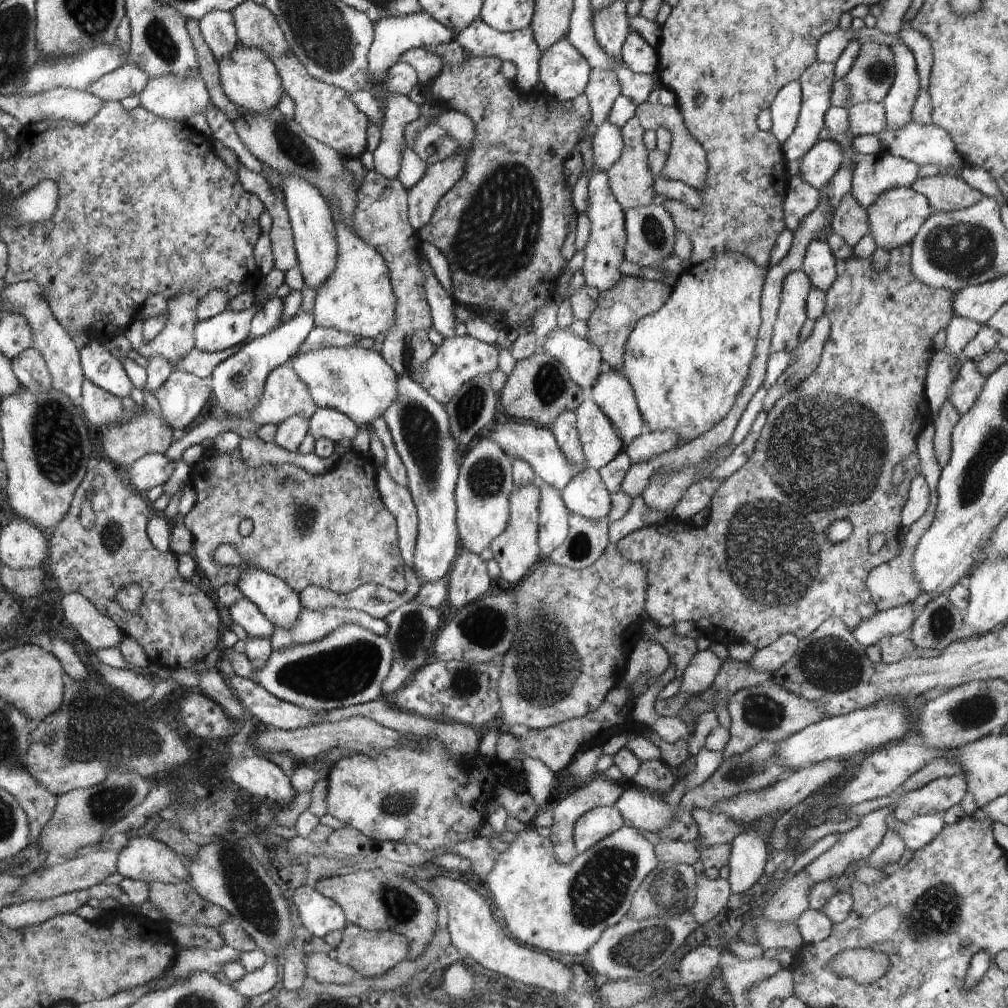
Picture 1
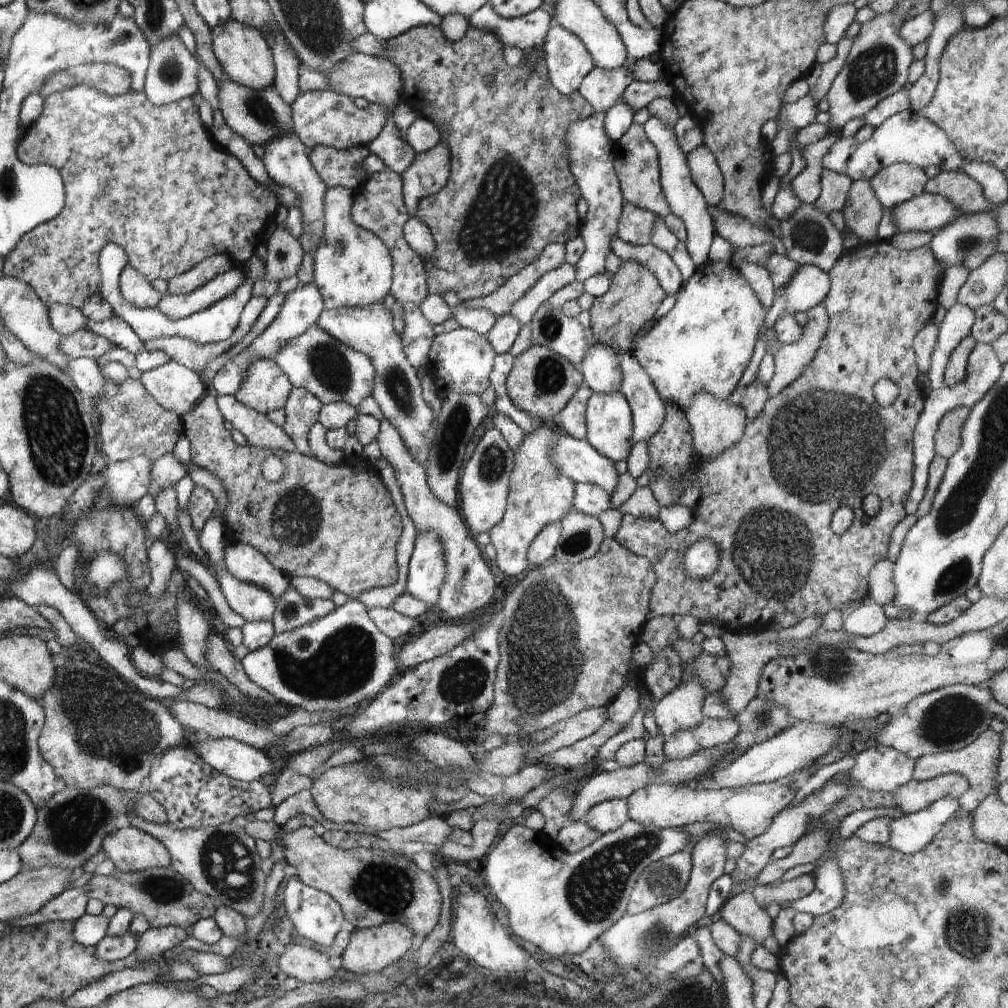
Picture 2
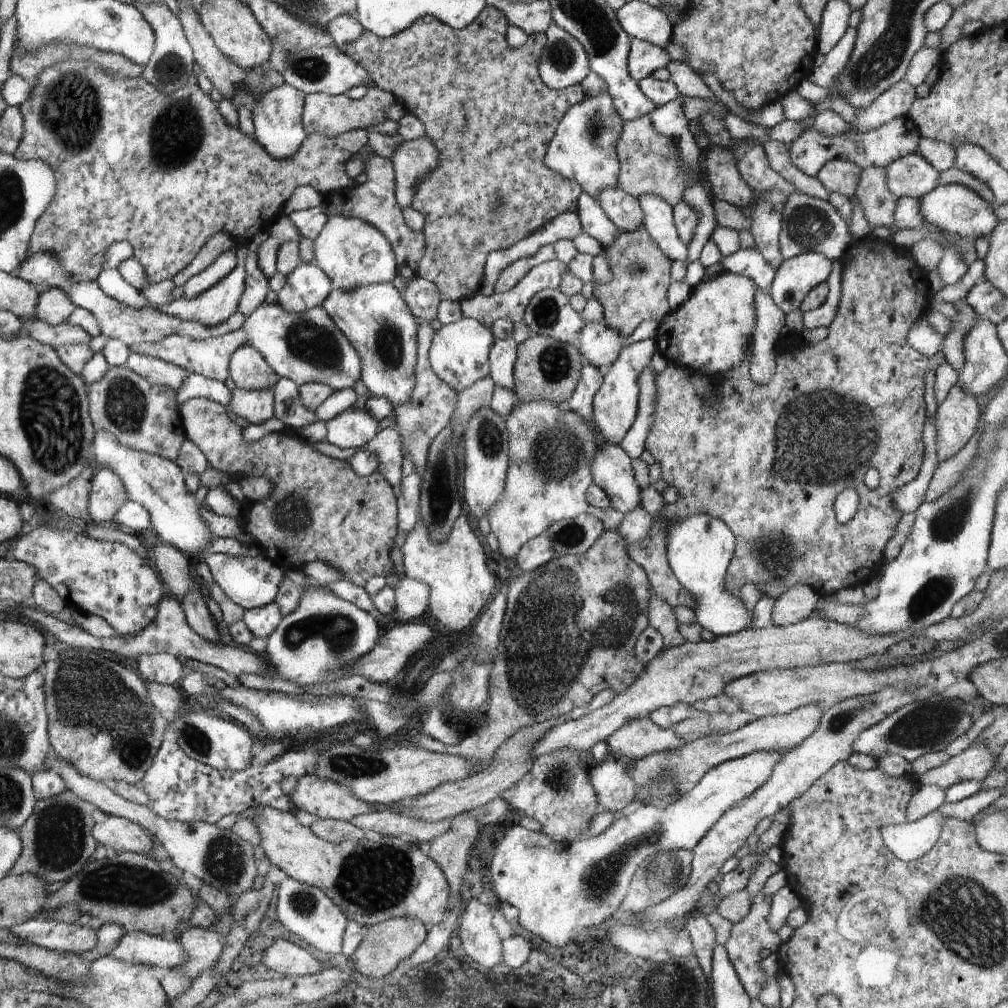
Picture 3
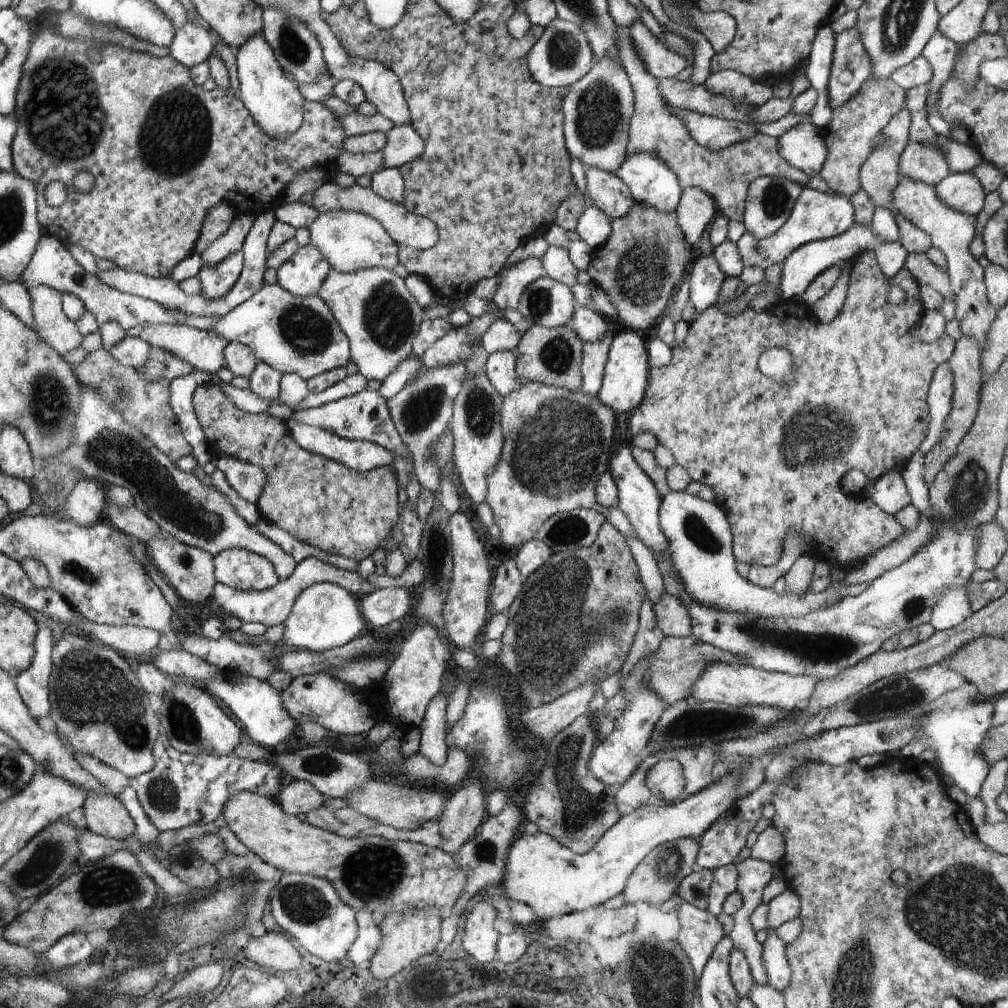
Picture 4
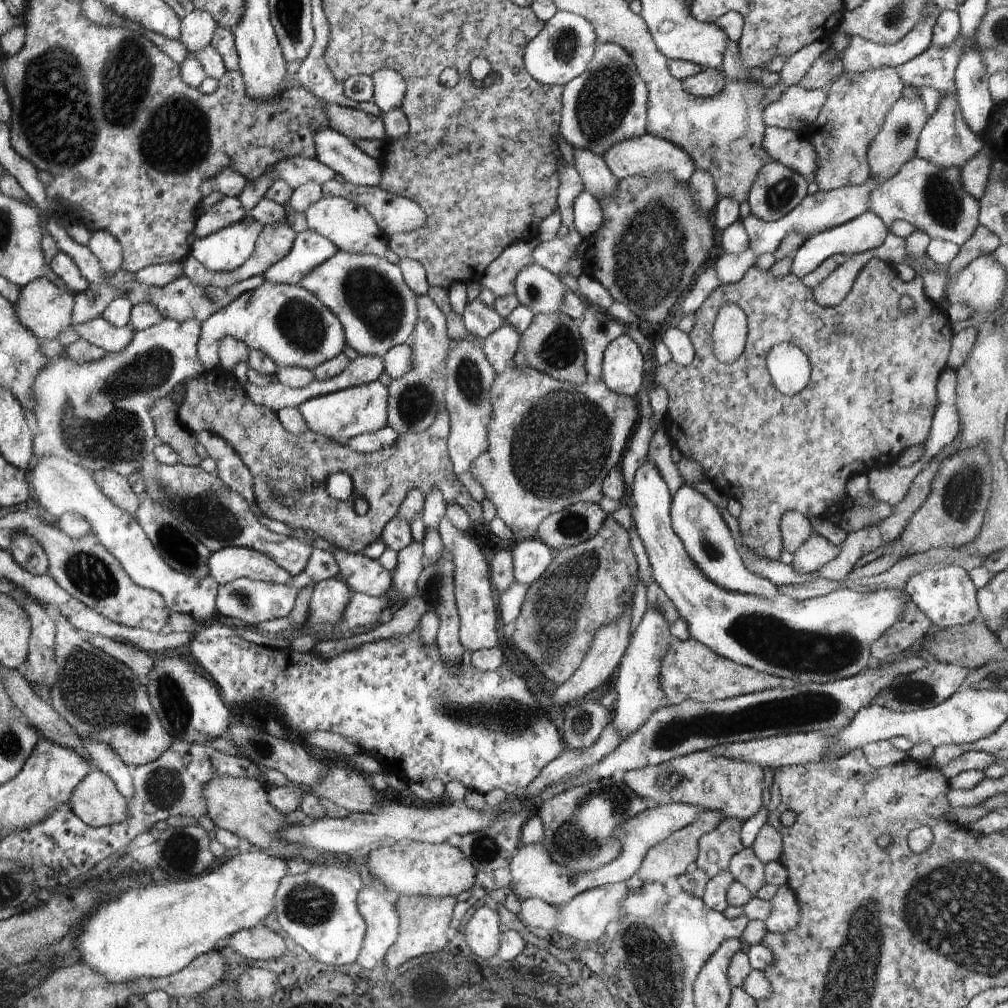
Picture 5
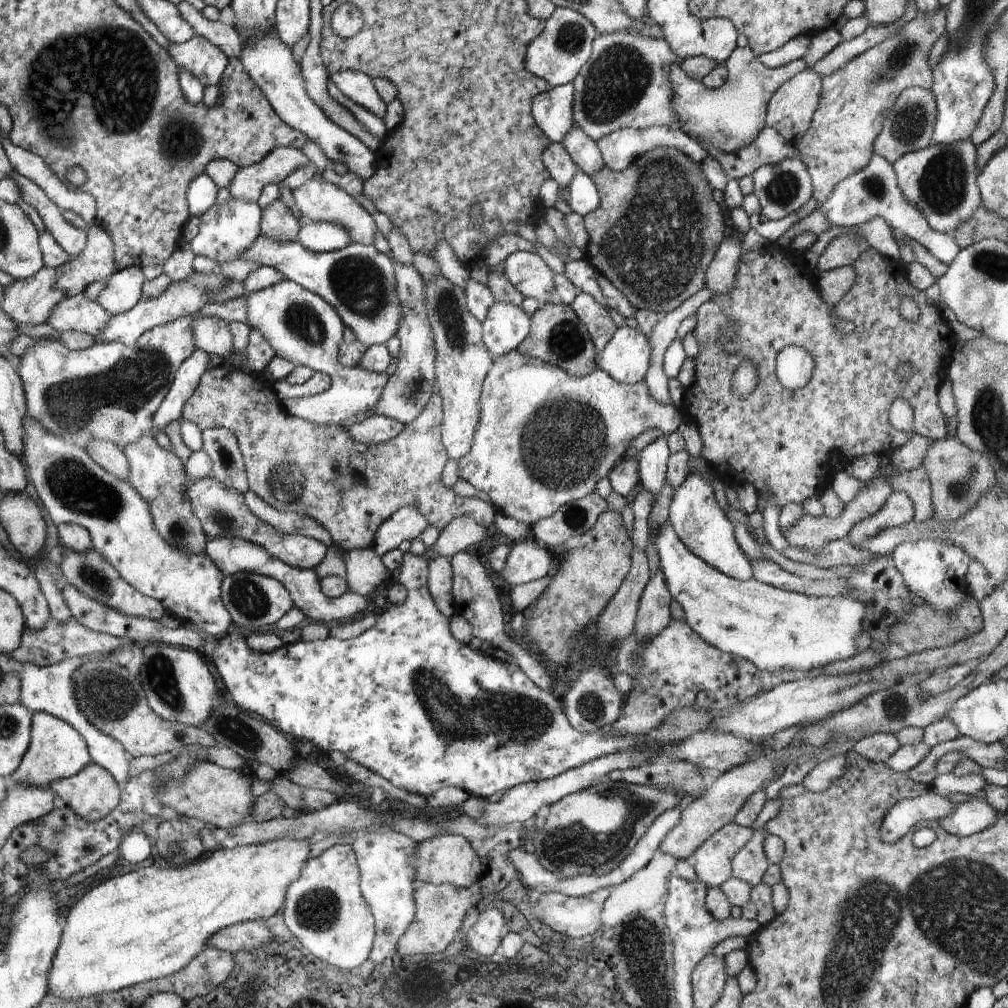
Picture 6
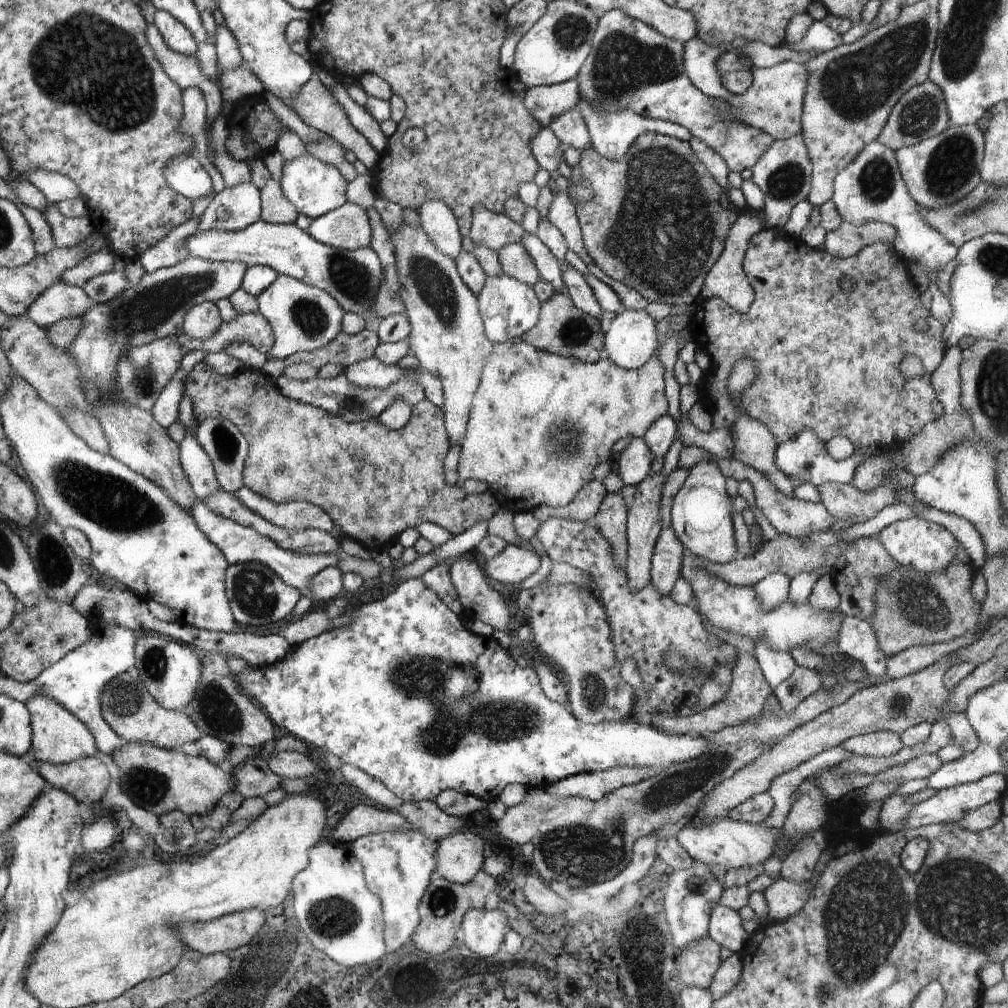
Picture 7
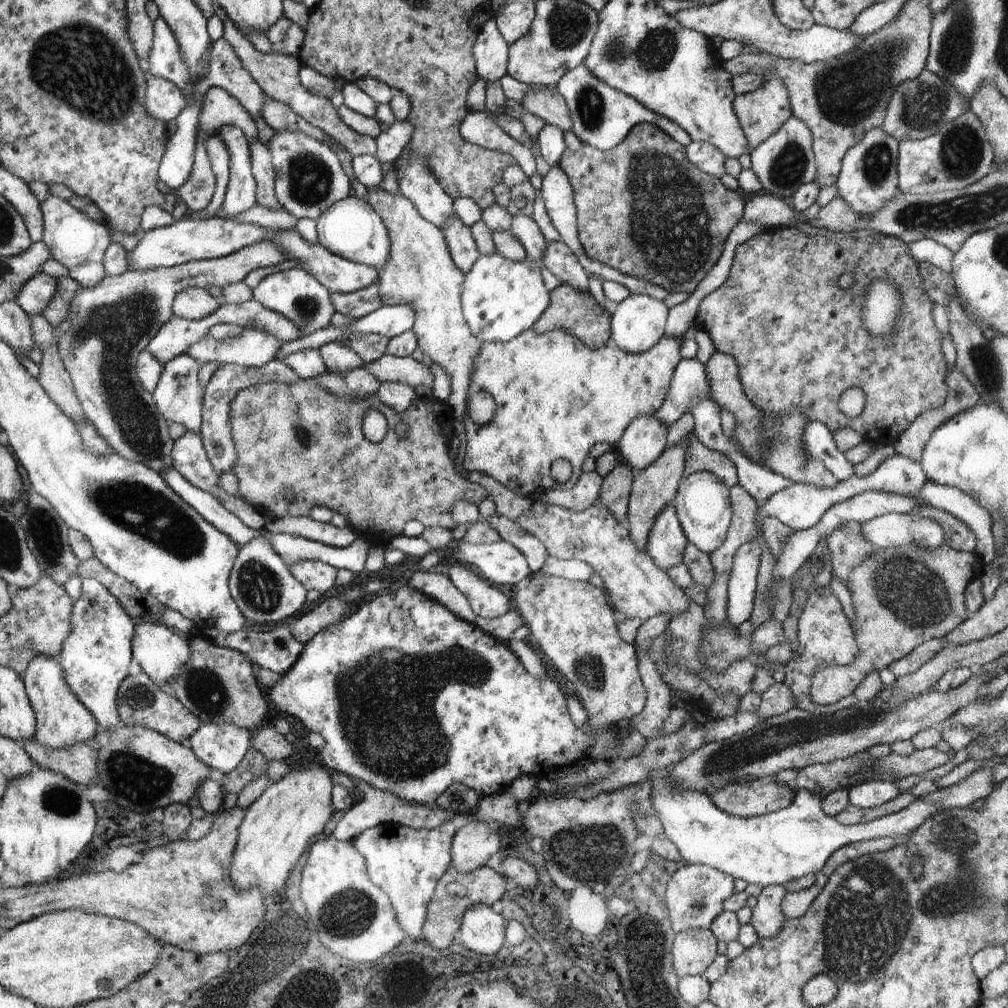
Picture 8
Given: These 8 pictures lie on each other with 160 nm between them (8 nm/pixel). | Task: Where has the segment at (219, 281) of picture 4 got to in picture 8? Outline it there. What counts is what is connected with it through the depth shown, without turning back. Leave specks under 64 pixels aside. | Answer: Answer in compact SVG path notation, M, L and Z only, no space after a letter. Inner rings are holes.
M234 125L216 130L230 152L230 174L221 213L230 219L250 210L257 204L256 181L251 169L249 142L244 132Z

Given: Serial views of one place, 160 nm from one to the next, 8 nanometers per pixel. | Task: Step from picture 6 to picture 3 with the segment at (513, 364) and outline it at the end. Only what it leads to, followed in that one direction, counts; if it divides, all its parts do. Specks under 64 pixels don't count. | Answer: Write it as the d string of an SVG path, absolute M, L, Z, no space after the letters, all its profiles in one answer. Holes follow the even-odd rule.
M532 401L518 402L505 423L509 432L509 470L500 500L485 515L499 542L499 551L506 558L516 557L525 542L541 535L551 524L573 519L582 513L601 520L605 531L618 532L625 516L616 509L597 509L587 501L587 490L593 484L590 465L600 442L593 422L589 423L568 410L562 411L553 401Z

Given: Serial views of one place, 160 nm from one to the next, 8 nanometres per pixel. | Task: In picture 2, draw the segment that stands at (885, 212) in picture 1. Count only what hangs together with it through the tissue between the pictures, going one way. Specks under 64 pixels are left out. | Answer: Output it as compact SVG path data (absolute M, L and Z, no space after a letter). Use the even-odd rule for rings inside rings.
M926 191L894 205L890 210L896 233L906 234L910 231L932 232L967 215L956 212L953 204L944 197Z

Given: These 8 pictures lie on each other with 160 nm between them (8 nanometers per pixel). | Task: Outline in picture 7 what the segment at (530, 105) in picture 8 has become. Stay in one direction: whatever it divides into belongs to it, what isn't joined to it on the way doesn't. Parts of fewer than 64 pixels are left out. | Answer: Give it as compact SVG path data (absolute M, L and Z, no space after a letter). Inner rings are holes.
M578 109L558 115L548 128L556 135L564 148L572 147L580 152L593 148L584 117Z

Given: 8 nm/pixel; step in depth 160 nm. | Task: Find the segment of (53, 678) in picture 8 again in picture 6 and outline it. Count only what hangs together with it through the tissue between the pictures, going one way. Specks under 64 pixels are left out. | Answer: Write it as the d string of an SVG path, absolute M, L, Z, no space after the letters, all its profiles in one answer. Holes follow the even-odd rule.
M33 713L31 726L31 743L22 757L20 766L7 779L8 784L49 788L52 781L67 779L78 774L91 763L85 740L62 719L48 713Z

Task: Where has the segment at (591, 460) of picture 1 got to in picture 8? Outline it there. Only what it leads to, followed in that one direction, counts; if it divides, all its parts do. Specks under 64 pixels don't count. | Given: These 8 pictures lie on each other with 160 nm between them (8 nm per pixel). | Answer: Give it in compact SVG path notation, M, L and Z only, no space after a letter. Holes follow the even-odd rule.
M631 294L625 301L618 303L616 311L611 316L610 343L614 343L628 354L642 354L650 350L664 337L668 313L669 308L664 301L659 301L650 295Z

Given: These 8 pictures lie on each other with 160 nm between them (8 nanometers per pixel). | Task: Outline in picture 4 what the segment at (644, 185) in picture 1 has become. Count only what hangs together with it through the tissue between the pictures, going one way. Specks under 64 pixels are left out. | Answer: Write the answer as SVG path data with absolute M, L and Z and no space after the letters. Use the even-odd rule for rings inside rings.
M617 26L616 30L621 66L628 75L635 96L635 111L630 121L626 158L641 152L658 157L674 172L682 190L690 187L703 190L715 200L715 204L730 221L743 222L747 190L754 179L778 177L795 182L804 189L808 187L811 178L782 158L778 138L760 134L716 152L702 148L688 134L682 119L669 110L672 106L665 102L657 87L659 79L646 72L641 59L634 52L629 29Z

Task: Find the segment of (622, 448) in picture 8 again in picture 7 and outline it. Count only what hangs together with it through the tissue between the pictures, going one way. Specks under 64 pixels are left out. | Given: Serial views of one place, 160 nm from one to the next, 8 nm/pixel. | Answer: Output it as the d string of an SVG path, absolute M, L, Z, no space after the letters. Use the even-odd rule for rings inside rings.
M632 438L632 442L621 452L618 460L618 474L624 486L640 484L648 475L654 458L642 439Z

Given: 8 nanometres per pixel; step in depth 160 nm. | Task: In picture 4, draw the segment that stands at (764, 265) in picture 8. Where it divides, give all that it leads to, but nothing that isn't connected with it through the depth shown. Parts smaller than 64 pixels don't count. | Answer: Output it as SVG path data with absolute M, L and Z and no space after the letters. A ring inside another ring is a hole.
M864 251L852 260L847 295L840 314L828 324L820 324L808 306L802 302L782 301L765 311L755 311L749 306L741 313L728 316L718 310L716 306L703 310L701 314L689 323L689 329L684 342L671 348L672 359L664 367L649 367L649 379L642 402L634 409L630 418L630 432L633 436L650 432L656 436L658 444L672 452L676 465L682 466L688 471L691 480L697 480L712 488L713 501L721 506L728 517L733 532L733 553L738 563L757 567L774 567L782 558L785 545L785 536L788 531L795 531L815 549L811 554L817 560L826 561L831 572L834 568L845 570L845 574L857 569L866 557L872 556L881 548L898 540L904 533L904 527L895 519L895 515L889 515L871 499L875 482L886 473L900 473L909 461L909 458L919 450L922 441L927 435L930 426L927 394L934 371L942 363L952 356L955 349L955 340L944 333L936 342L926 344L918 340L911 333L912 327L920 320L925 307L920 300L919 282L904 267L892 278L888 278L878 265L874 251ZM898 284L905 290L904 302L891 304L888 301L888 291L892 285ZM766 349L786 349L791 354L794 365L798 365L801 377L797 382L796 390L793 386L782 381L774 381L773 378L762 374L759 369L759 356ZM852 469L858 469L867 476L867 485L860 496L848 496L842 492L839 482L841 478Z

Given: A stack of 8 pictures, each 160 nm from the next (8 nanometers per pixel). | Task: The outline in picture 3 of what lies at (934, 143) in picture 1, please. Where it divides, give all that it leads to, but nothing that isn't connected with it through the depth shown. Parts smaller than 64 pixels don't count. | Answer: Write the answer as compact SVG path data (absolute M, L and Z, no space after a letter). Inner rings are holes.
M906 114L887 122L881 127L865 133L843 134L827 137L818 131L809 130L801 134L794 142L789 144L794 166L809 177L815 177L819 170L832 160L842 160L857 164L862 170L870 167L886 169L889 164L903 156L918 153L919 142L922 136L915 122Z

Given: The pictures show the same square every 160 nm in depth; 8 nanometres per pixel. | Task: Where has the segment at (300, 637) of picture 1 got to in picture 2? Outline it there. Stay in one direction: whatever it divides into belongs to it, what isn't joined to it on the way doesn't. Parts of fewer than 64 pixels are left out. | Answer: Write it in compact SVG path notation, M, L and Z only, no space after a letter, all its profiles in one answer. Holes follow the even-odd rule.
M290 586L275 602L273 629L276 635L313 623L333 613L336 605L332 599L309 599Z

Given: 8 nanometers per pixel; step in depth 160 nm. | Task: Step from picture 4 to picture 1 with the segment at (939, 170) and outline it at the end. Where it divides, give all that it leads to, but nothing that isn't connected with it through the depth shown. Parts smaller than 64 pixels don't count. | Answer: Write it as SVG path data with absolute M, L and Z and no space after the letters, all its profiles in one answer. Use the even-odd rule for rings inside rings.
M885 153L853 156L855 167L851 194L862 208L867 209L884 193L894 187L910 187L919 177L919 166L911 160Z

